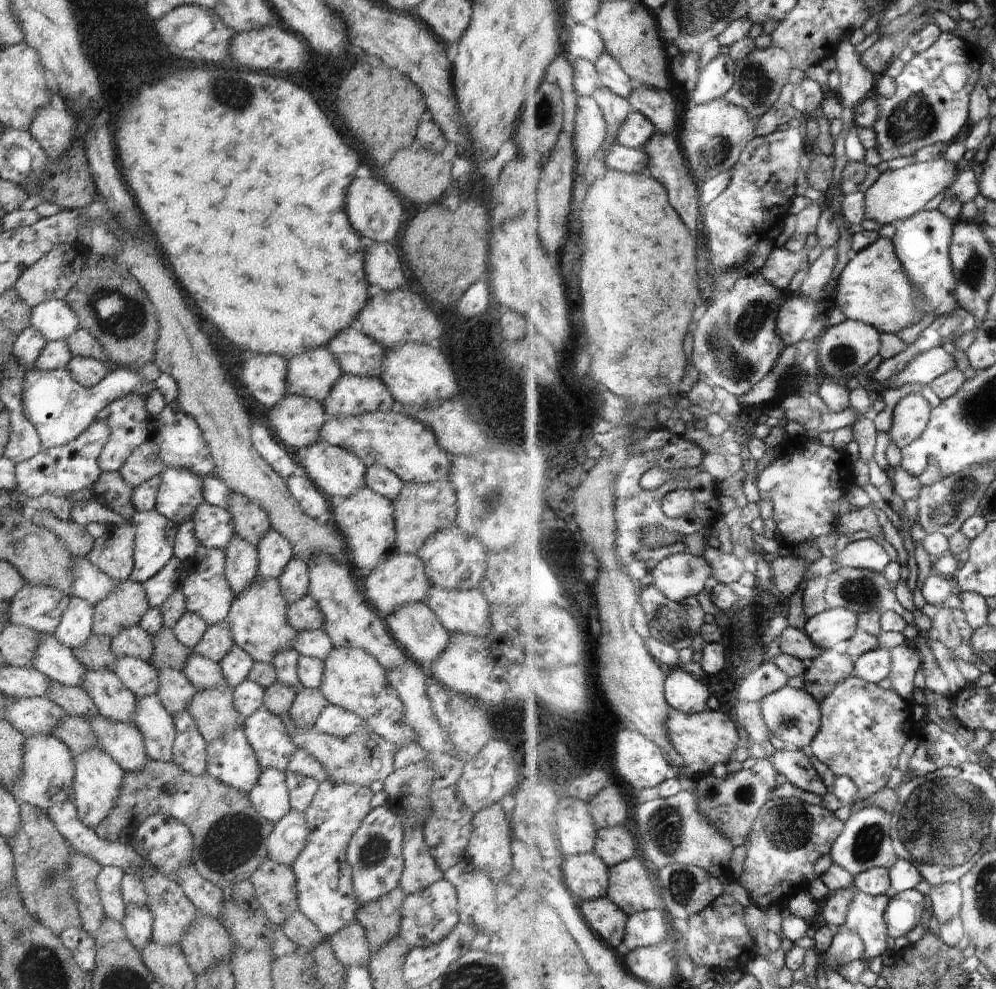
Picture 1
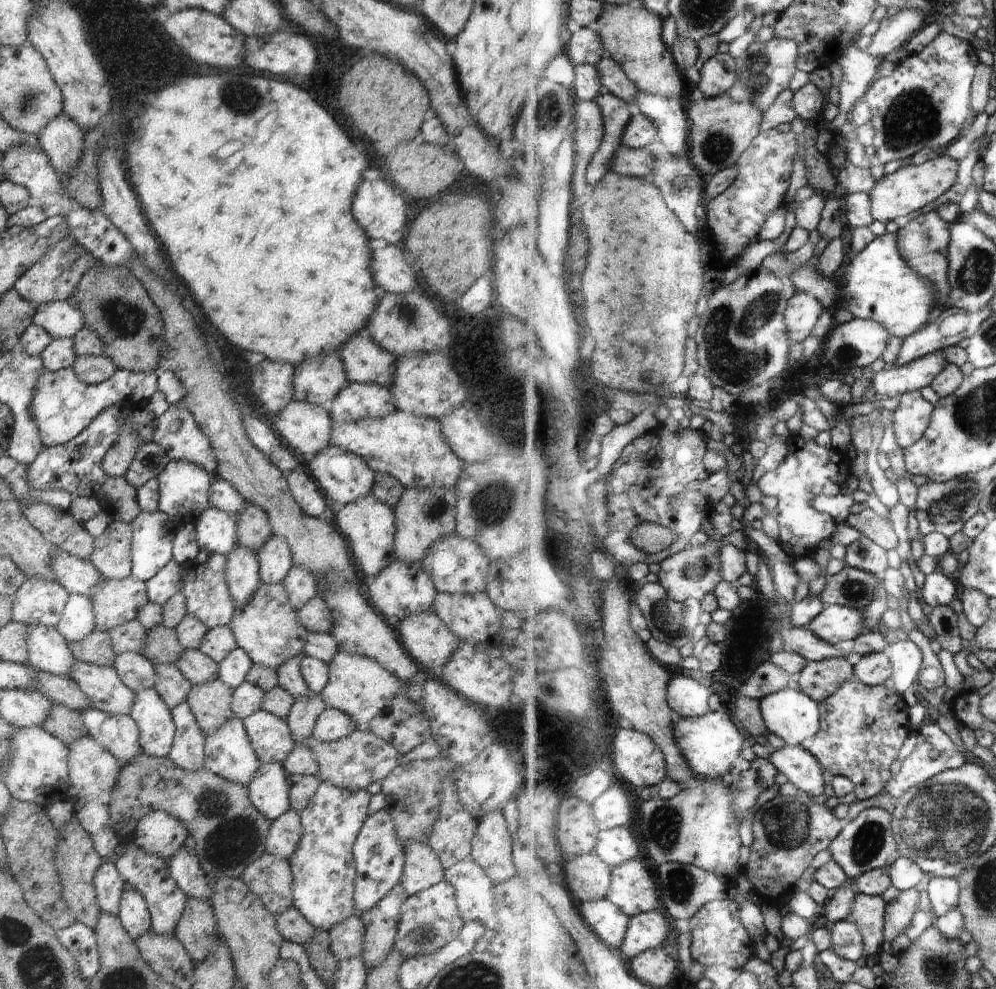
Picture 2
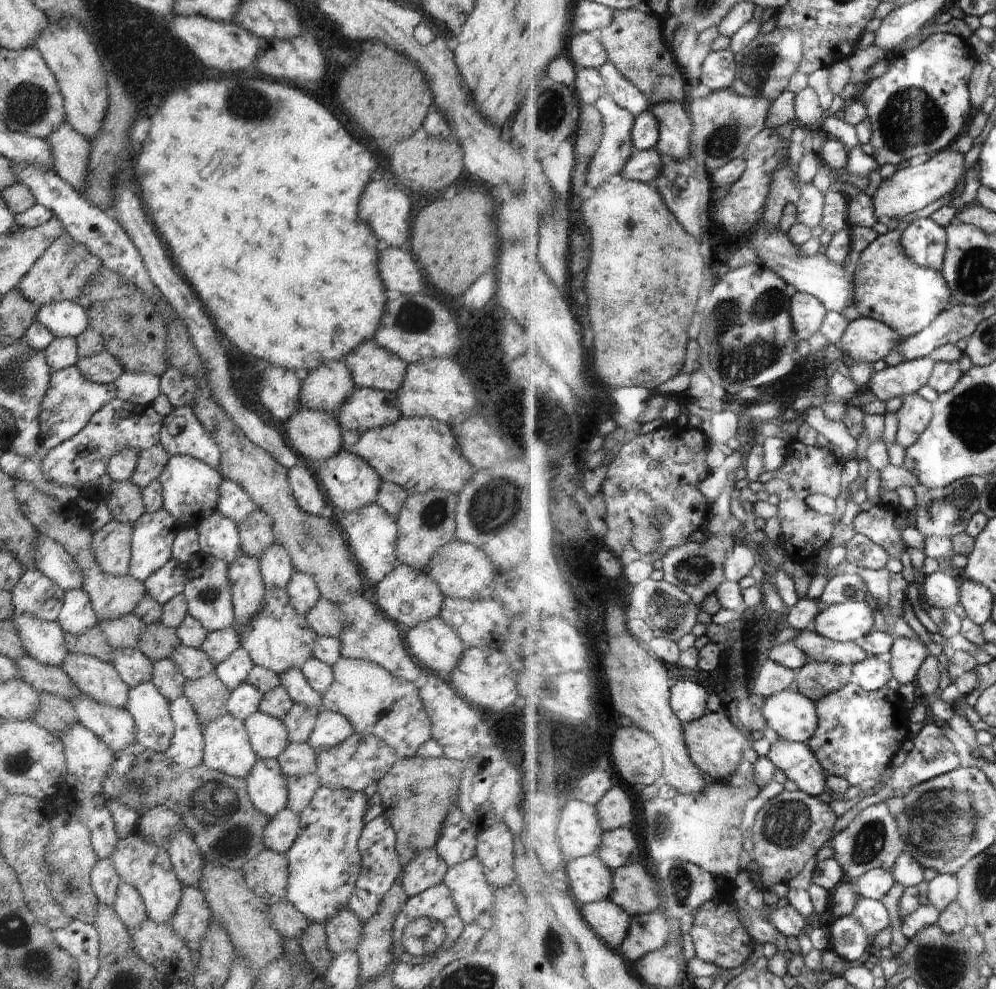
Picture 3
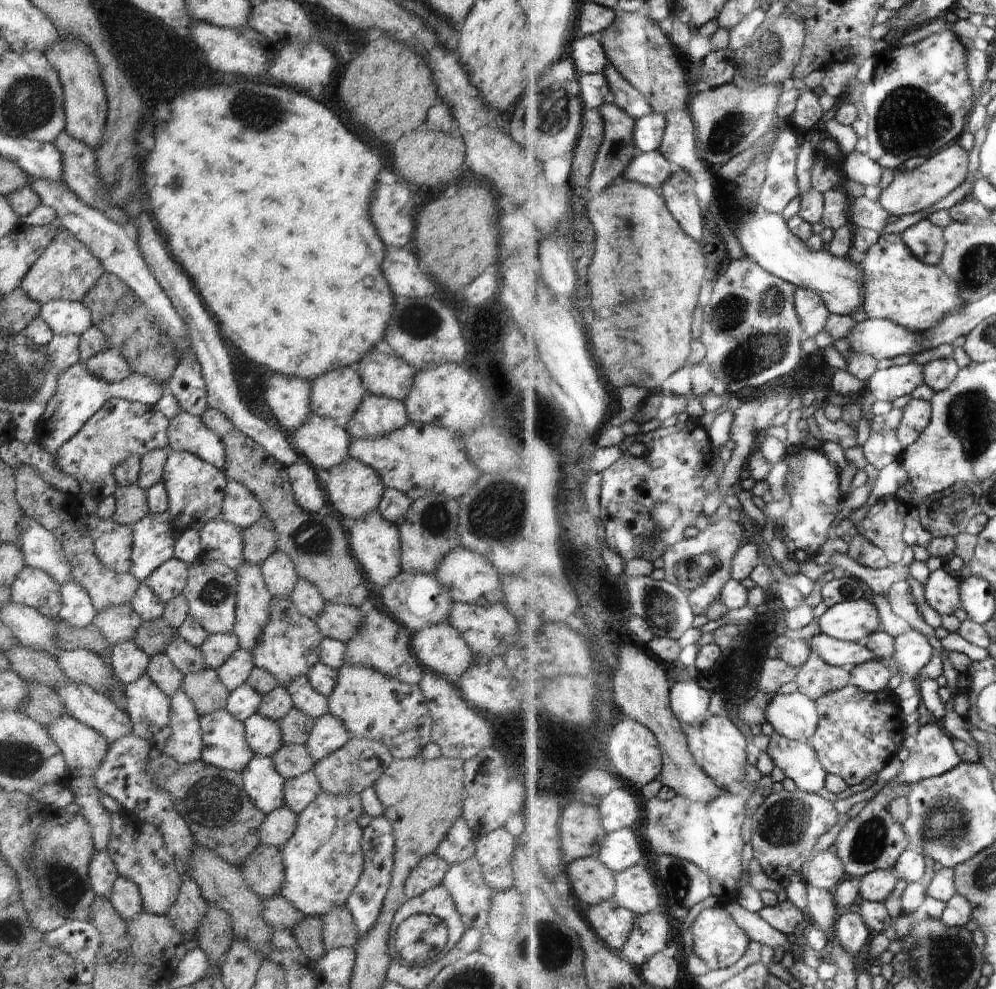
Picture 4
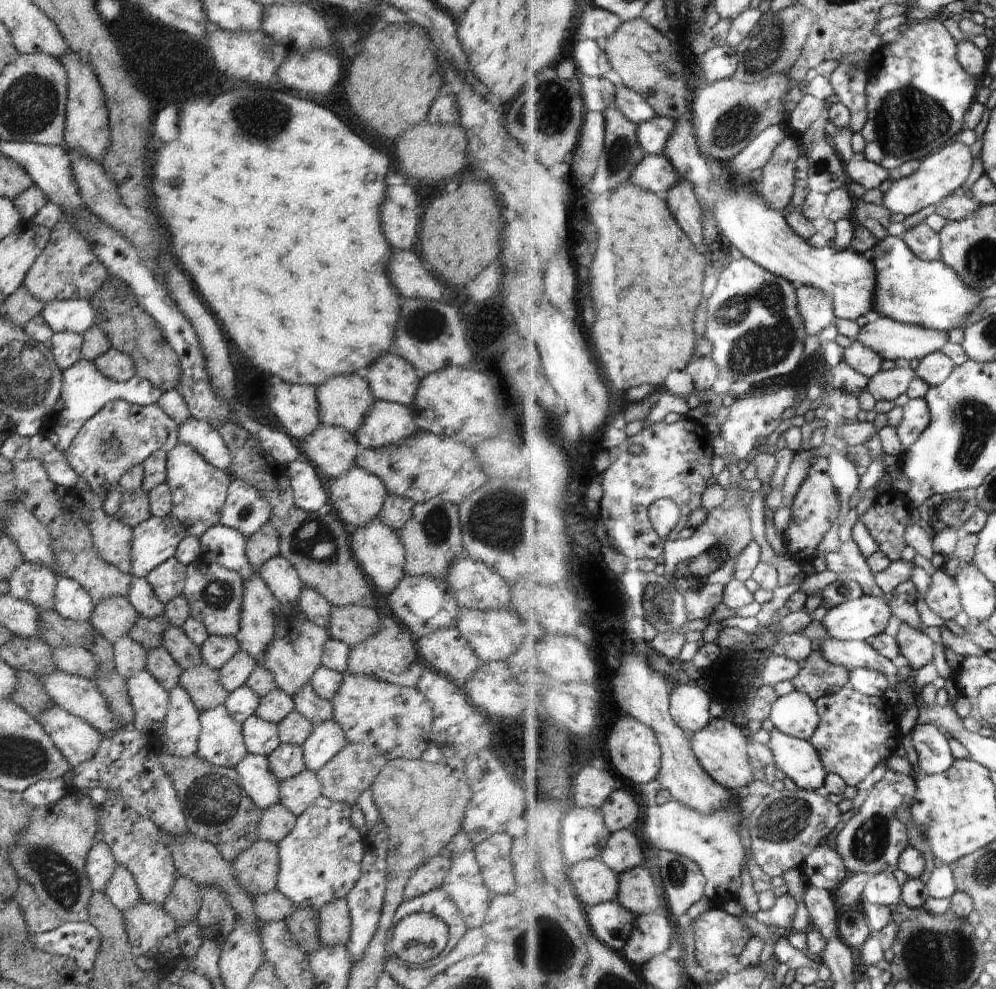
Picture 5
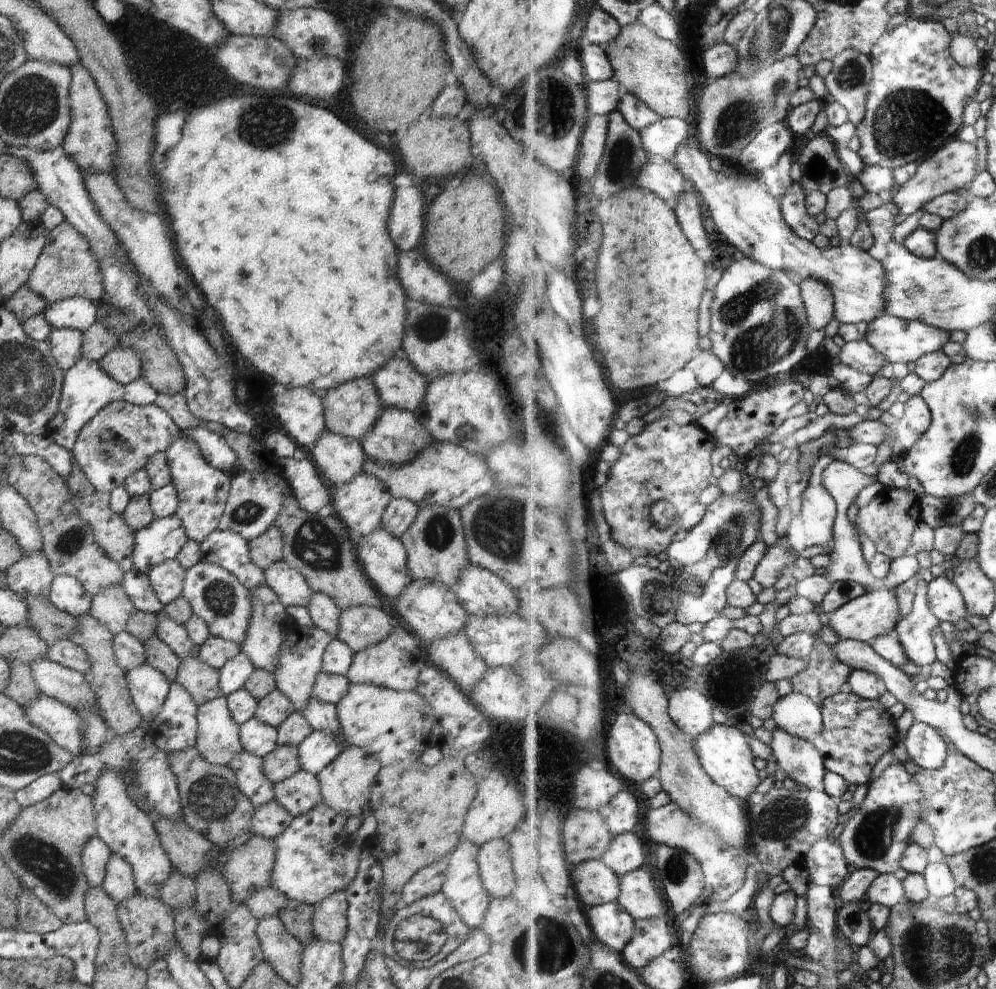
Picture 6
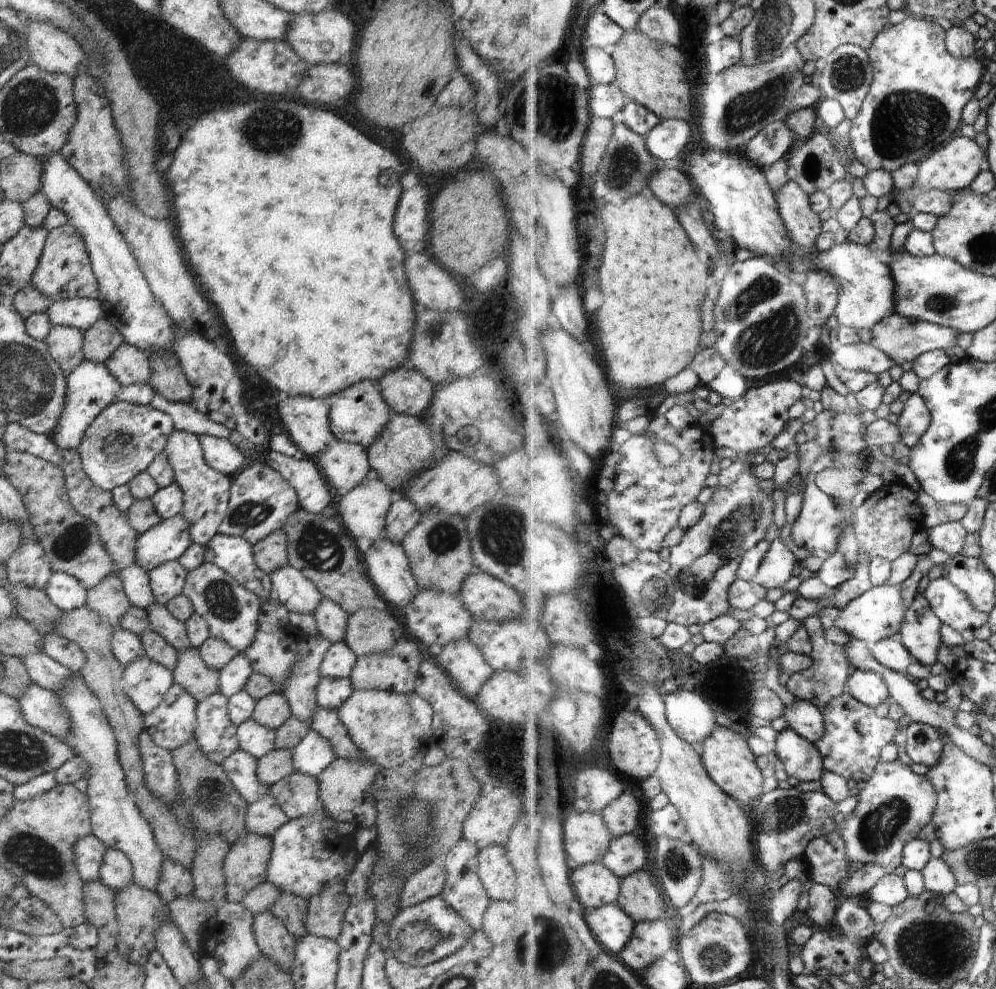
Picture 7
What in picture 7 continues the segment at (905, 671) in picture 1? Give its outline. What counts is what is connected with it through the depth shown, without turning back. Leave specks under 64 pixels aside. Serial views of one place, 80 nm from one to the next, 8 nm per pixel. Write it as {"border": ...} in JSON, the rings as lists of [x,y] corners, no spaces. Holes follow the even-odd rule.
{"border":[[[925,593],[916,594],[902,622],[902,642],[909,648],[914,660],[927,668],[939,661],[942,649],[942,626],[944,622],[936,614]]]}

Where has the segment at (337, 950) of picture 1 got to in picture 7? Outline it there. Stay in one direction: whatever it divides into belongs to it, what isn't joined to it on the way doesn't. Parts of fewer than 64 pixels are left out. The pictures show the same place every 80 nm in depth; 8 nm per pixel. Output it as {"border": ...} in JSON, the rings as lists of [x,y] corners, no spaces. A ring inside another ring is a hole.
{"border":[[[344,882],[330,885],[323,893],[310,897],[305,918],[308,934],[336,941],[349,904]]]}

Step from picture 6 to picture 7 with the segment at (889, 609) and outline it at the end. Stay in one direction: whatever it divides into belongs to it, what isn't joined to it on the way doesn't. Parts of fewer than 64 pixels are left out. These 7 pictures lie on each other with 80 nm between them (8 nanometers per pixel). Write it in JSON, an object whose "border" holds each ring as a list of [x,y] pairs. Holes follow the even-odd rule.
{"border":[[[878,585],[872,587],[866,594],[860,595],[846,608],[839,611],[834,625],[852,639],[865,640],[870,646],[877,645],[885,638],[901,632],[906,616],[906,603],[902,600],[902,590],[896,585]]]}

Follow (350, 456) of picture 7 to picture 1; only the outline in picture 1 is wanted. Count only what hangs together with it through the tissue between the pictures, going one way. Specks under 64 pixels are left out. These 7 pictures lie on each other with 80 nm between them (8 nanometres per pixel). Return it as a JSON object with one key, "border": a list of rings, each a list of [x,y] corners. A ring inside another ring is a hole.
{"border":[[[286,394],[269,417],[277,439],[299,451],[318,442],[320,428],[331,419],[320,402],[292,394]]]}

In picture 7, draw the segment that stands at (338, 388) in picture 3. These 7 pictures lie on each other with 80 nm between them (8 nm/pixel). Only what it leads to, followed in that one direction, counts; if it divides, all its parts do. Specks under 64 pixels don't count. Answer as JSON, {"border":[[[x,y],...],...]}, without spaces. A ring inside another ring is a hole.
{"border":[[[374,381],[353,384],[339,393],[327,396],[323,402],[329,408],[330,430],[334,438],[347,443],[356,443],[364,448],[371,445],[374,437],[383,431],[392,411]]]}

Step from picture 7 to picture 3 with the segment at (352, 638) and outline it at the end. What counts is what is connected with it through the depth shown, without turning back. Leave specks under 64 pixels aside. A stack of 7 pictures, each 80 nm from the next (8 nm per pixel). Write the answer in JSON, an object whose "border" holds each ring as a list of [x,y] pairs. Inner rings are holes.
{"border":[[[321,596],[319,601],[303,615],[318,637],[334,637],[339,640],[343,620],[338,604]]]}

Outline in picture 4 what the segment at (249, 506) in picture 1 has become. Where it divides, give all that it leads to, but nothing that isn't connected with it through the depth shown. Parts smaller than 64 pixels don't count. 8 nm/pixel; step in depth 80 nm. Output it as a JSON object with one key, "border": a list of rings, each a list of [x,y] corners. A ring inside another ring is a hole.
{"border":[[[266,516],[258,517],[241,531],[243,555],[246,561],[258,565],[277,549],[277,532],[273,522]]]}

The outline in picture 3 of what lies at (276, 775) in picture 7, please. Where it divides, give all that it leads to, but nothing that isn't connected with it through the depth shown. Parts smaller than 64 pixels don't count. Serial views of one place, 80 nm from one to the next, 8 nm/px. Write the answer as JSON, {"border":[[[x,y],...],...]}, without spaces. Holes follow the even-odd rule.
{"border":[[[289,743],[276,760],[286,777],[301,777],[317,771],[317,754],[308,743]]]}

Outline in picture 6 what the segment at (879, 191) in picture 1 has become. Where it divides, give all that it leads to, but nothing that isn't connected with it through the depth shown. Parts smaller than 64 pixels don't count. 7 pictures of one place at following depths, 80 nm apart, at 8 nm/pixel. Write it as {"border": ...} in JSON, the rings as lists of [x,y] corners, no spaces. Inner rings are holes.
{"border":[[[956,137],[940,149],[934,156],[923,161],[912,180],[898,186],[893,192],[893,200],[899,212],[910,216],[926,208],[936,198],[951,192],[966,192],[977,175],[979,150],[976,144],[968,143]]]}

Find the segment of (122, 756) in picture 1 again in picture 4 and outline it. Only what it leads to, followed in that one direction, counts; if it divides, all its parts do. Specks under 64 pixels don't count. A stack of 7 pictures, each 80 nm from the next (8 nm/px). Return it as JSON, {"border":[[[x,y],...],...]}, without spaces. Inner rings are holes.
{"border":[[[69,680],[62,687],[57,687],[56,692],[65,702],[65,707],[72,717],[101,734],[108,743],[118,741],[119,738],[128,736],[133,732],[133,722],[127,711],[124,708],[119,708],[106,695],[103,696],[103,694],[98,694],[95,690],[92,690],[91,686]]]}

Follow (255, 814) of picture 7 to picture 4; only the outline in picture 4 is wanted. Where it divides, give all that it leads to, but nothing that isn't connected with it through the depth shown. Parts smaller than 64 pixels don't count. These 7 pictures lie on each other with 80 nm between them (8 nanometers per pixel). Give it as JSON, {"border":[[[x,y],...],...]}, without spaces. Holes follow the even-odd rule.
{"border":[[[282,806],[273,810],[264,819],[259,830],[259,839],[265,845],[270,845],[282,850],[285,844],[292,838],[298,815],[288,807]]]}

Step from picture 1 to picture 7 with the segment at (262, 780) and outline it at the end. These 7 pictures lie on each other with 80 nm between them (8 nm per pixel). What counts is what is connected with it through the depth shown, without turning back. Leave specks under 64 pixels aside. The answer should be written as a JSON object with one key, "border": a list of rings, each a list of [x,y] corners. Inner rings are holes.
{"border":[[[239,748],[231,753],[222,764],[237,793],[249,805],[269,794],[269,787],[258,780],[257,762],[257,758]]]}

